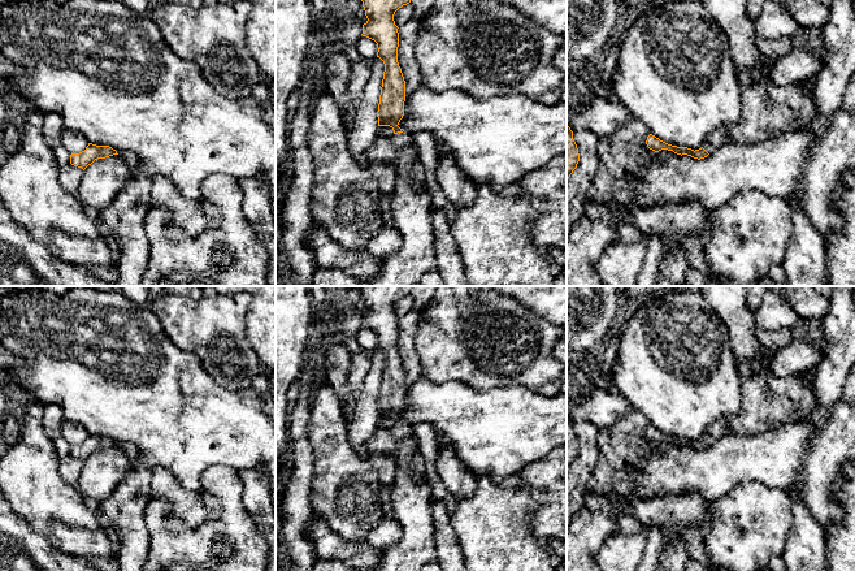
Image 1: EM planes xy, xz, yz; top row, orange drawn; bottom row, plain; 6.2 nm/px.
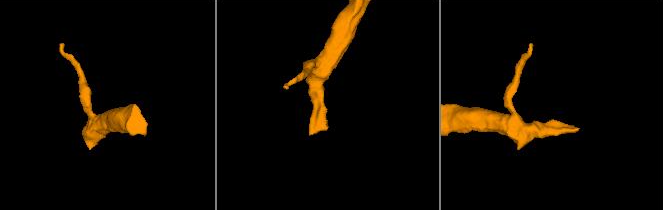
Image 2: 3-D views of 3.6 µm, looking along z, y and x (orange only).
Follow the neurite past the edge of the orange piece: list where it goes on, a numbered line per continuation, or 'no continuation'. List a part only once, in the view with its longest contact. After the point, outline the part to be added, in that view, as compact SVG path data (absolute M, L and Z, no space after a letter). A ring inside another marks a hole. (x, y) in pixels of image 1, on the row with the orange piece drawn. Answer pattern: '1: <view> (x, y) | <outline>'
1: xz (385, 150) | M403 131L386 137L378 137L365 151L364 159L369 163L390 164L396 168L399 151L407 147L416 147L412 133Z

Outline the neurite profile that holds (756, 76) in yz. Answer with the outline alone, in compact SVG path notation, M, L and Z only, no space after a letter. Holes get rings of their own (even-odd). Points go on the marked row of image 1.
M755 66L747 72L739 72L738 83L741 88L763 86L768 81L767 72L763 66Z

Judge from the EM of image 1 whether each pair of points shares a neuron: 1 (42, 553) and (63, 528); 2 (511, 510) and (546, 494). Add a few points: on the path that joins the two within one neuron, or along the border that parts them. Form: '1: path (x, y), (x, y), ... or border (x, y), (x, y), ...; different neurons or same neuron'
1: border (26, 523), (40, 532), (59, 550), (77, 557); different neurons
2: border (515, 475), (537, 504), (532, 528); different neurons

